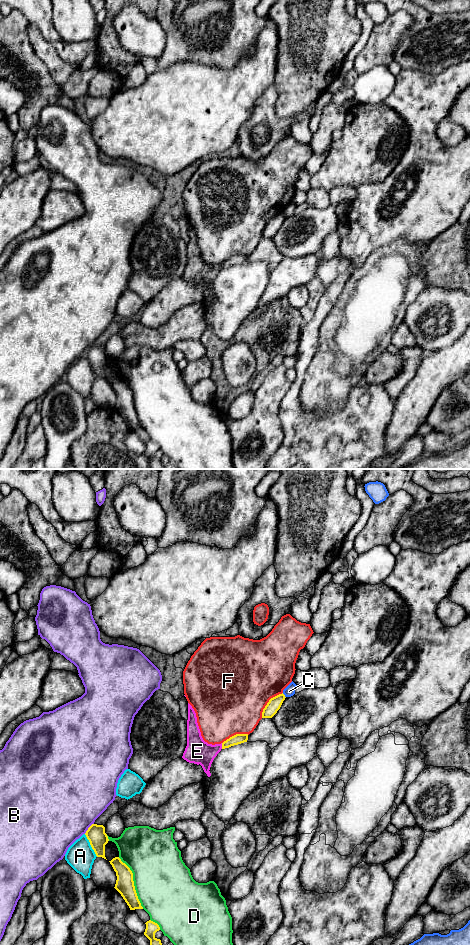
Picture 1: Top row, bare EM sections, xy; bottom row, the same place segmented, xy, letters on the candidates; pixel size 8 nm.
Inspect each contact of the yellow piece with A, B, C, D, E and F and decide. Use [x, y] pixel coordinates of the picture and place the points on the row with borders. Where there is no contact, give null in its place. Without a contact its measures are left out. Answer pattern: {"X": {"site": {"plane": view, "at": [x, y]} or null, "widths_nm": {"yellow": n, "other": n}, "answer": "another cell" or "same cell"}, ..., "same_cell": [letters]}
{"A": {"site": {"plane": "xy", "at": [90, 844]}, "widths_nm": {"yellow": 150, "other": 220}, "answer": "another cell"}, "B": {"site": {"plane": "xy", "at": [88, 828]}, "widths_nm": {"yellow": 150, "other": 500}, "answer": "another cell"}, "C": {"site": {"plane": "xy", "at": [284, 695]}, "widths_nm": {"yellow": 110, "other": 90}, "answer": "another cell"}, "D": {"site": {"plane": "xy", "at": [133, 883]}, "widths_nm": {"yellow": 150, "other": 460}, "answer": "another cell"}, "E": {"site": {"plane": "xy", "at": [222, 746]}, "widths_nm": {"yellow": 80, "other": 200}, "answer": "another cell"}, "F": {"site": {"plane": "xy", "at": [268, 702]}, "widths_nm": {"yellow": 110, "other": 500}, "answer": "another cell"}, "same_cell": []}

